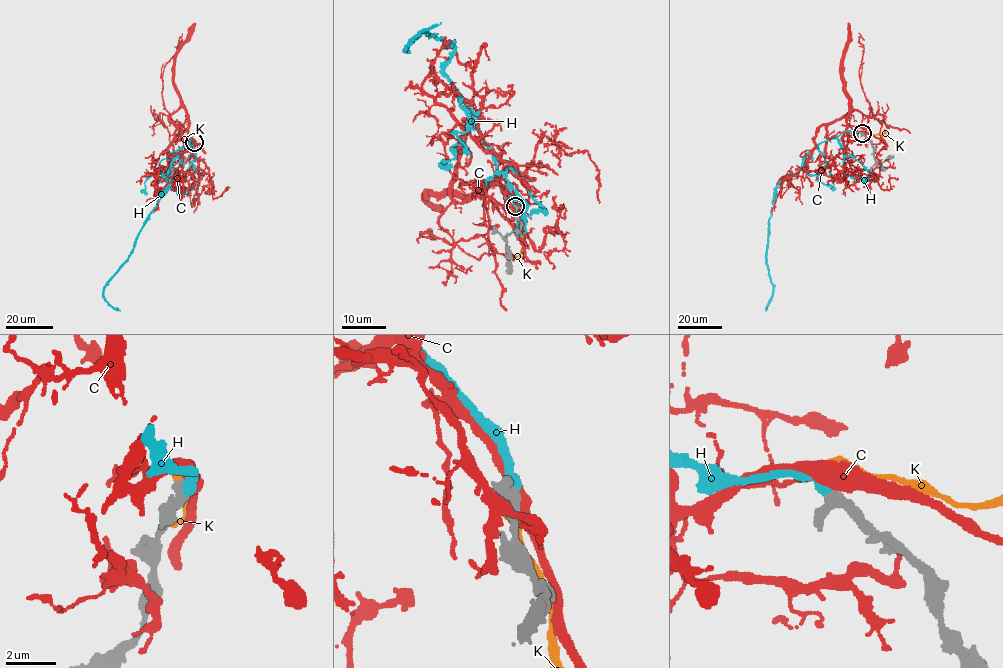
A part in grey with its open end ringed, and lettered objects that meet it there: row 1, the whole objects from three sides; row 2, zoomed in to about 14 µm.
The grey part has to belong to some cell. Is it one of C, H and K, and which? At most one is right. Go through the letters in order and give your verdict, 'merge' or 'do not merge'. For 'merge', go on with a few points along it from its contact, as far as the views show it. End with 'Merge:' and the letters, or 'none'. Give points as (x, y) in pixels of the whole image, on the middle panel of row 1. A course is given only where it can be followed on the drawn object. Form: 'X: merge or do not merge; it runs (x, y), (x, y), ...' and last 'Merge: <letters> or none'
C: do not merge
H: merge; it runs (516, 206), (500, 182), (492, 151), (444, 71), (451, 42), (424, 29), (403, 49), (441, 22)
K: do not merge
Merge: H

